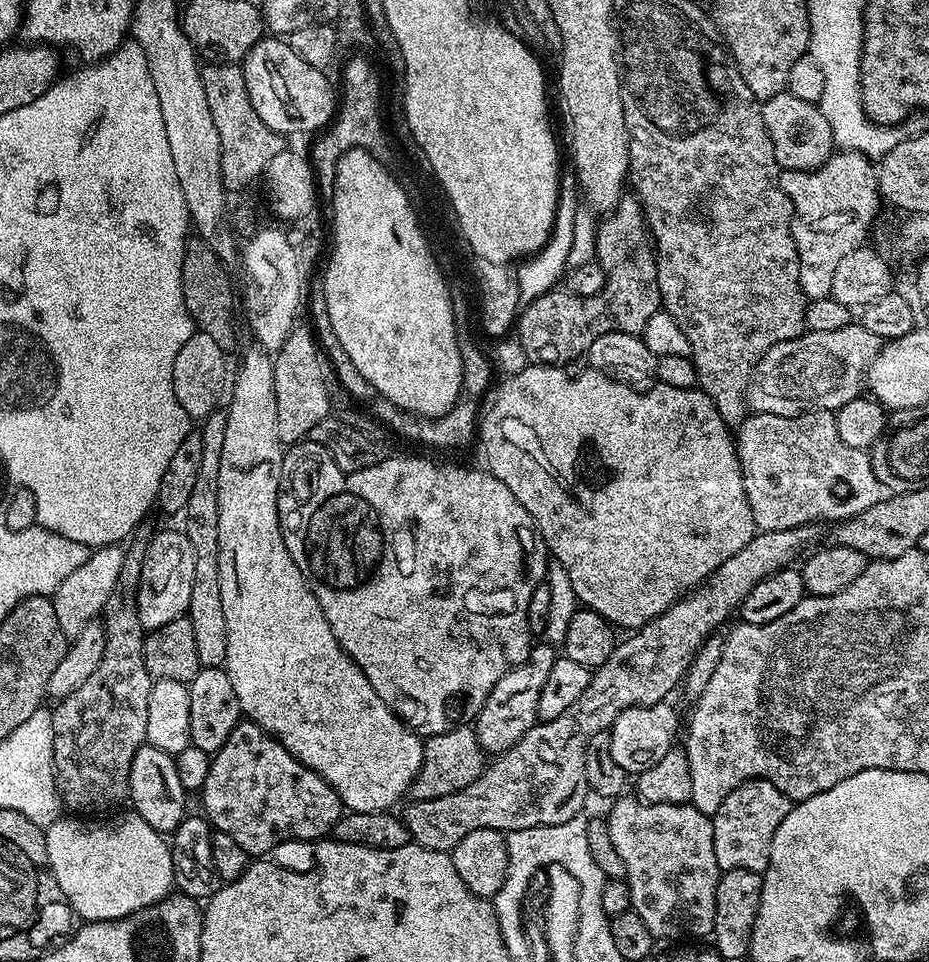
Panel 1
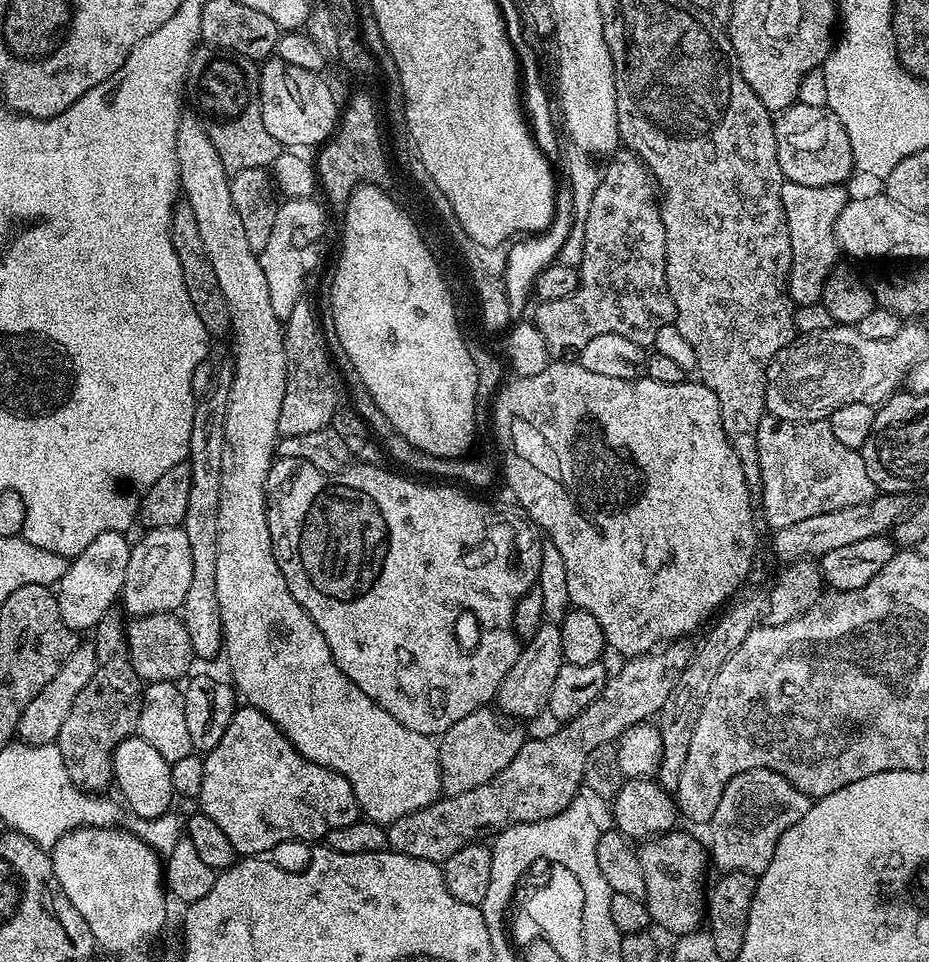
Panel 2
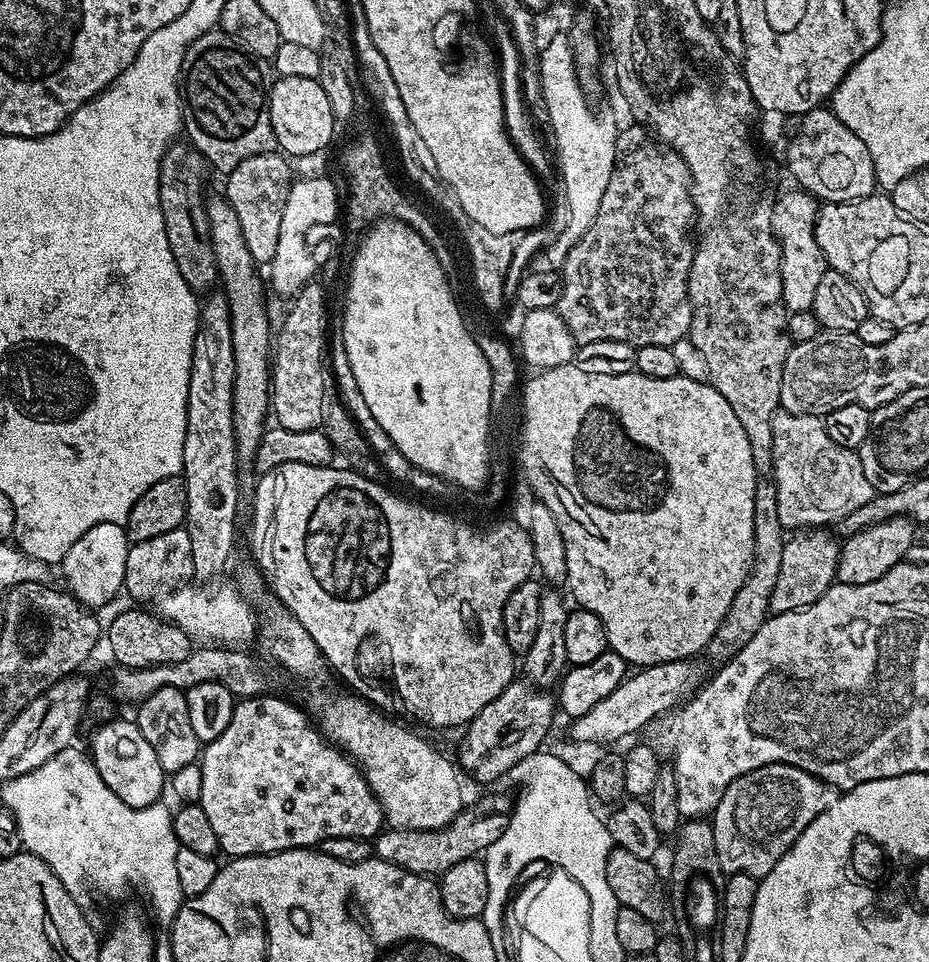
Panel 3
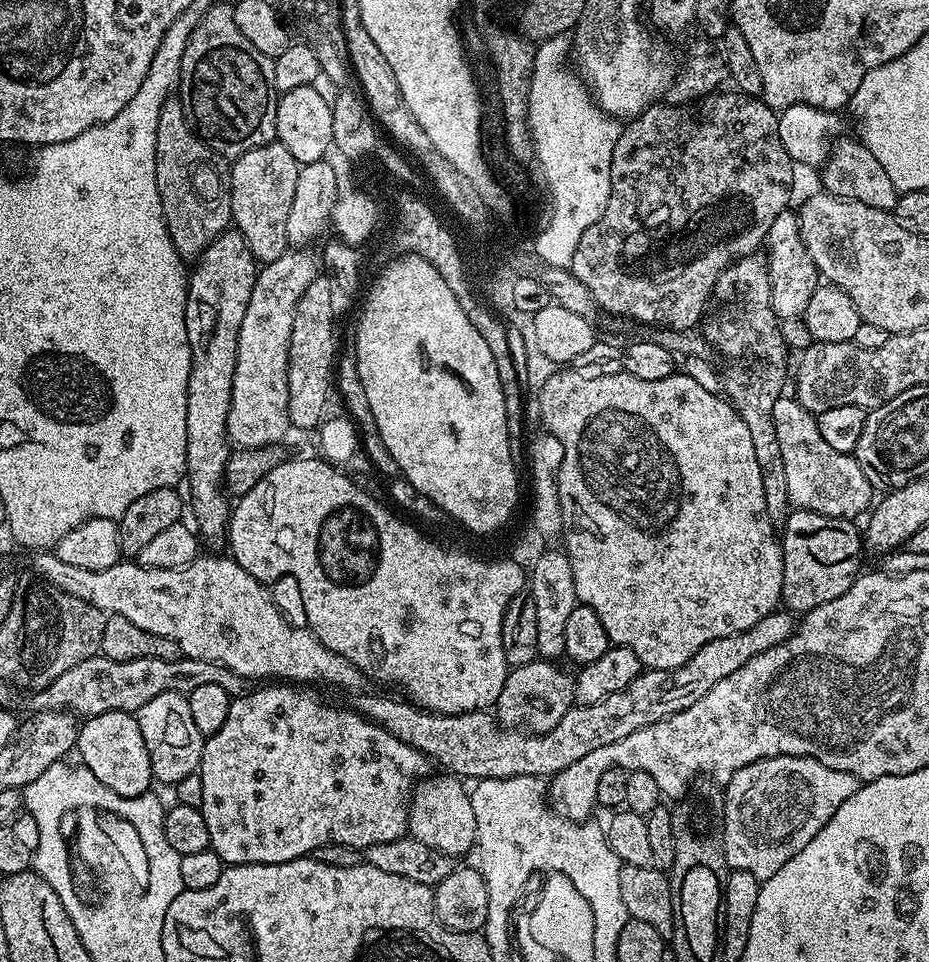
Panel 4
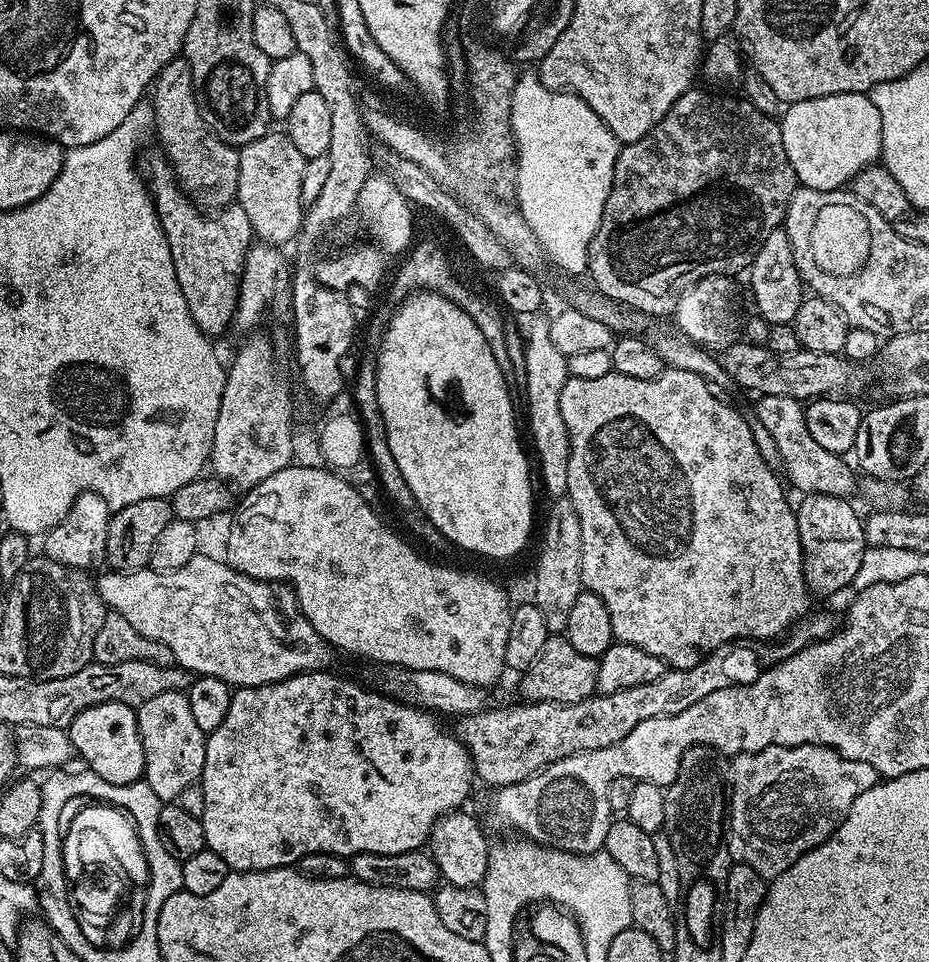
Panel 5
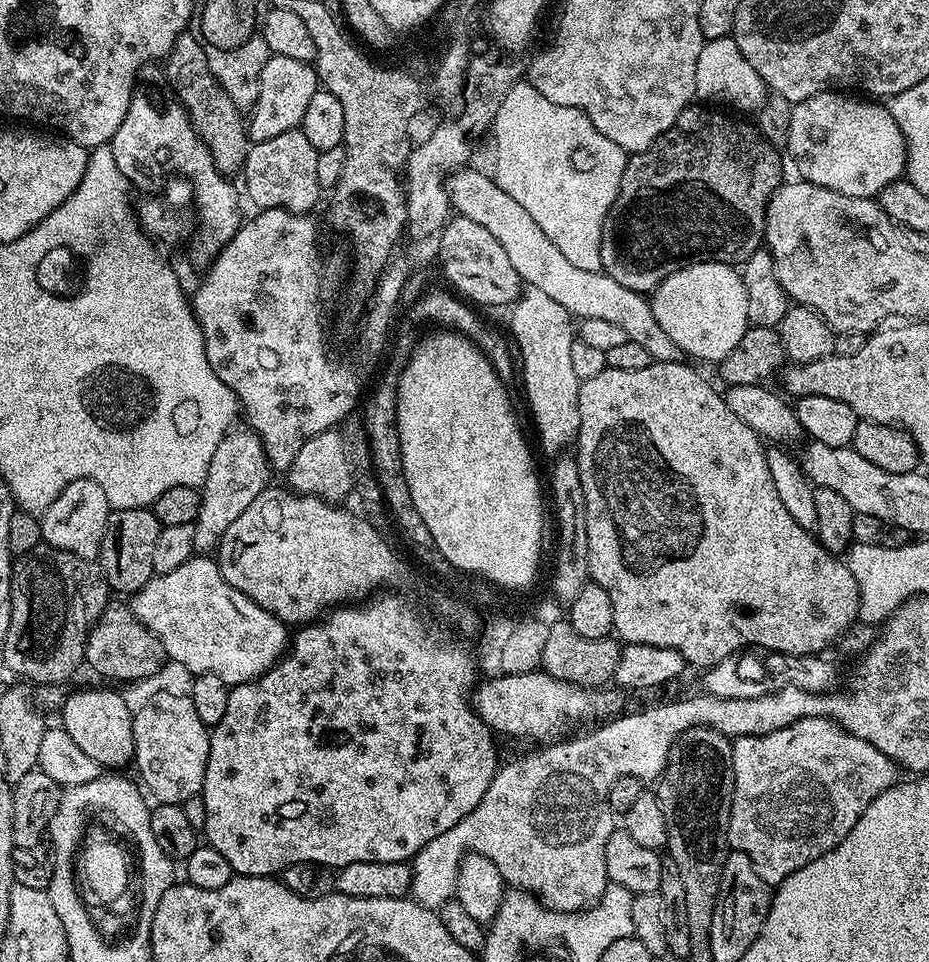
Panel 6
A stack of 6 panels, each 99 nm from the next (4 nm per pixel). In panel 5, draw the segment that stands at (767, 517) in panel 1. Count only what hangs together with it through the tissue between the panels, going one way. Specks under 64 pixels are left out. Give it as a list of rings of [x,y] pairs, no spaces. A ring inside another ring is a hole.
[[[778,394],[760,396],[757,401],[755,419],[762,426],[766,426],[766,430],[770,430],[770,438],[774,438],[775,444],[778,445],[778,454],[782,454],[782,472],[786,480],[788,475],[787,483],[801,488],[799,491],[804,494],[817,492],[851,497],[856,480],[848,469],[847,459],[836,456],[830,450],[822,450],[822,446],[818,446],[814,438],[810,438],[810,430],[806,430],[805,405],[799,400]]]

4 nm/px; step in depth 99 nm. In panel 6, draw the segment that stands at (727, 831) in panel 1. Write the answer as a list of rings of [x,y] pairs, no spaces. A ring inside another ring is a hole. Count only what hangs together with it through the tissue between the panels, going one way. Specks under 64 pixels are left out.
[[[807,716],[782,730],[774,730],[761,736],[735,737],[732,740],[732,809],[728,815],[728,843],[735,851],[746,854],[750,862],[754,862],[754,870],[758,870],[758,878],[762,878],[762,882],[769,886],[780,884],[786,878],[790,878],[794,870],[802,870],[802,866],[814,862],[814,858],[822,858],[822,854],[834,850],[834,846],[838,846],[838,842],[842,842],[842,838],[846,838],[850,830],[854,830],[854,822],[862,818],[866,806],[870,806],[870,802],[874,802],[878,794],[897,783],[896,772],[898,773],[898,766],[890,758],[886,758],[882,750],[870,746],[870,742],[850,734],[845,728],[838,727],[834,721],[824,716]]]

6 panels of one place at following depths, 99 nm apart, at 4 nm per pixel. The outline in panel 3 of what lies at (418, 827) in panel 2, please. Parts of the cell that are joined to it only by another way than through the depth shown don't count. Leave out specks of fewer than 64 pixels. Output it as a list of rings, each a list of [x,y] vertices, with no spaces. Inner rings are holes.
[[[488,796],[476,805],[465,807],[445,828],[438,830],[410,830],[409,828],[389,828],[376,833],[374,837],[375,859],[385,860],[402,870],[410,870],[419,876],[439,878],[450,866],[457,862],[471,860],[488,851],[488,847],[500,836],[506,820],[496,812],[507,813],[509,801],[502,797]]]

